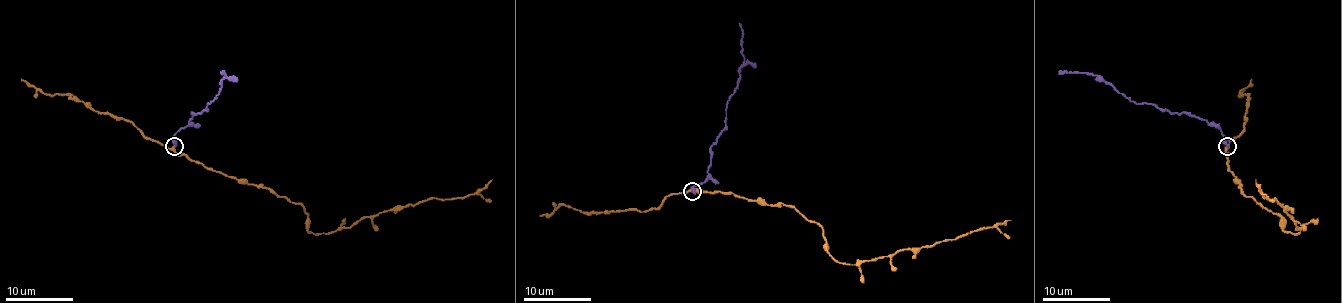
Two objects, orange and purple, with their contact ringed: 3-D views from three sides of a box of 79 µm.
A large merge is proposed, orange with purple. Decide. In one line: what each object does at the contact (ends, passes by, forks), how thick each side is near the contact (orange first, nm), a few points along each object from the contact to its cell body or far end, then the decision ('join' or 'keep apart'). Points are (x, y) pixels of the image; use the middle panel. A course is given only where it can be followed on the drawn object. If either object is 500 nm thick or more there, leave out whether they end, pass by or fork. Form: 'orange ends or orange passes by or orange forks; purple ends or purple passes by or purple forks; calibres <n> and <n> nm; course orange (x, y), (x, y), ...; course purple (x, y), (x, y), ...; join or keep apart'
orange passes by; purple ends; calibres 240 and 380 nm; course orange (692, 191), (732, 193), (793, 206), (823, 230), (831, 256), (855, 265), (1011, 220); course purple (694, 191), (692, 188), (707, 176), (710, 146), (726, 126), (727, 101), (737, 85), (744, 60), (741, 23); keep apart

